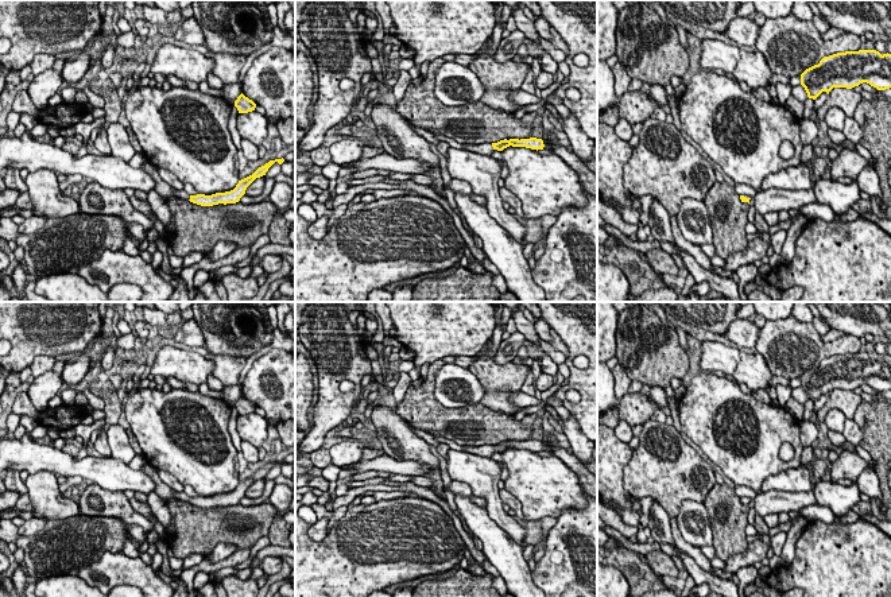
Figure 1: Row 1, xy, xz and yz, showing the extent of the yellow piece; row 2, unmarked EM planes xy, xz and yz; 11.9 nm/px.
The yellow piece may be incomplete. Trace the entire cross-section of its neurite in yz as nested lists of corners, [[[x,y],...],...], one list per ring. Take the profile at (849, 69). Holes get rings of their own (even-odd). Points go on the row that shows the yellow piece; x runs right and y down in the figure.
[[[859,50],[837,53],[824,57],[818,65],[806,69],[801,74],[801,85],[805,88],[807,97],[816,100],[822,92],[829,92],[833,88],[852,89],[867,82],[878,90],[891,88],[891,54],[880,54],[876,50]]]

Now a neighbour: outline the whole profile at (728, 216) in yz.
[[[725,181],[714,182],[706,193],[704,203],[708,208],[713,230],[716,256],[725,260],[732,253],[743,252],[748,245],[745,225],[751,205],[743,202]]]

